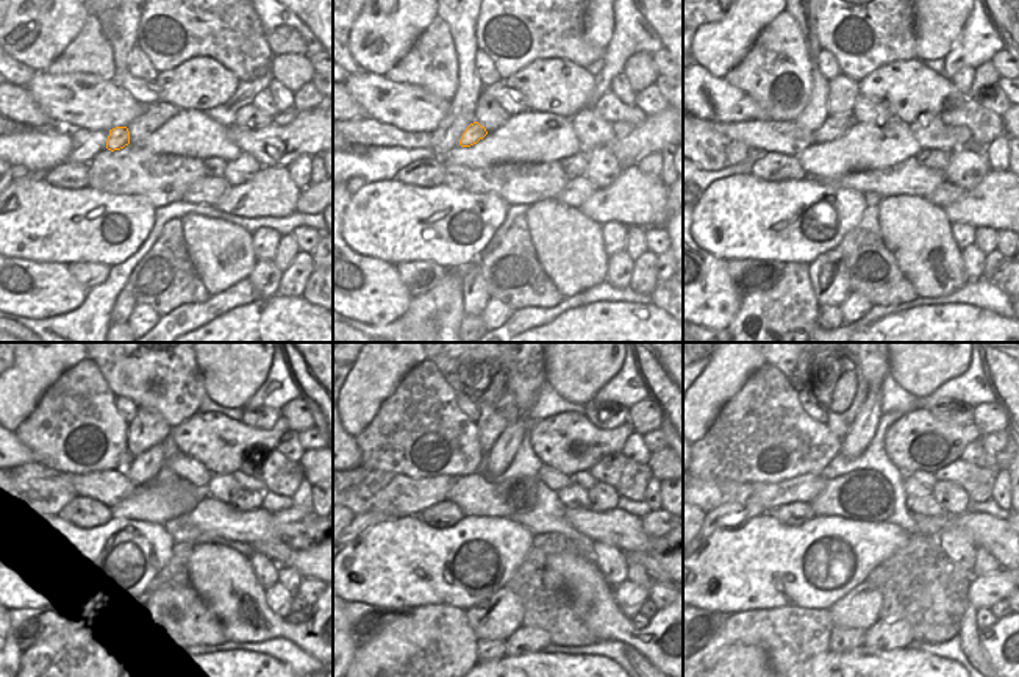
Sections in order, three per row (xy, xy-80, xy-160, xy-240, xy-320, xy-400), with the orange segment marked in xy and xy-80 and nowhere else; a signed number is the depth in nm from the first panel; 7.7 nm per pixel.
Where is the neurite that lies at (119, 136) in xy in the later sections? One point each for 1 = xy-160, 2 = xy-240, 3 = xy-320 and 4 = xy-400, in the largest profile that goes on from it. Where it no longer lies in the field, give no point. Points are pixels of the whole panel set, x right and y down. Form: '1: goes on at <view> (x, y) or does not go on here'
1: goes on at xy-160 (835, 125)
2: goes on at xy-240 (144, 468)
3: goes on at xy-320 (500, 455)
4: goes on at xy-400 (857, 440)

